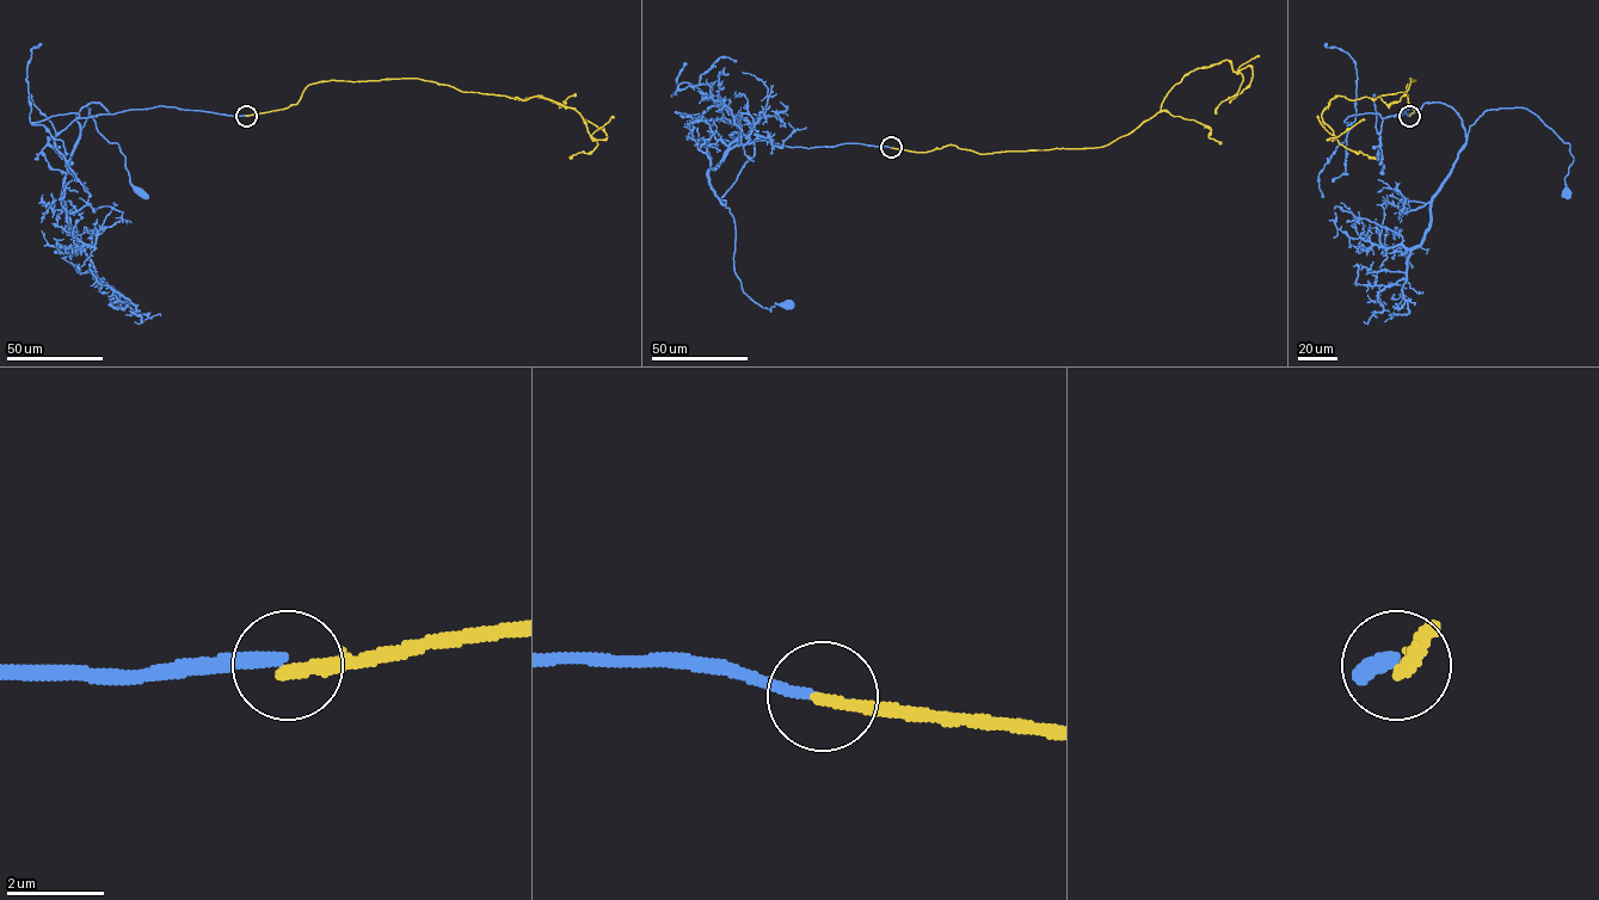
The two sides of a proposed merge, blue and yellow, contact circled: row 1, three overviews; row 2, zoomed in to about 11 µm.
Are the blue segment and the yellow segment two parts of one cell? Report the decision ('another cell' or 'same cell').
another cell

